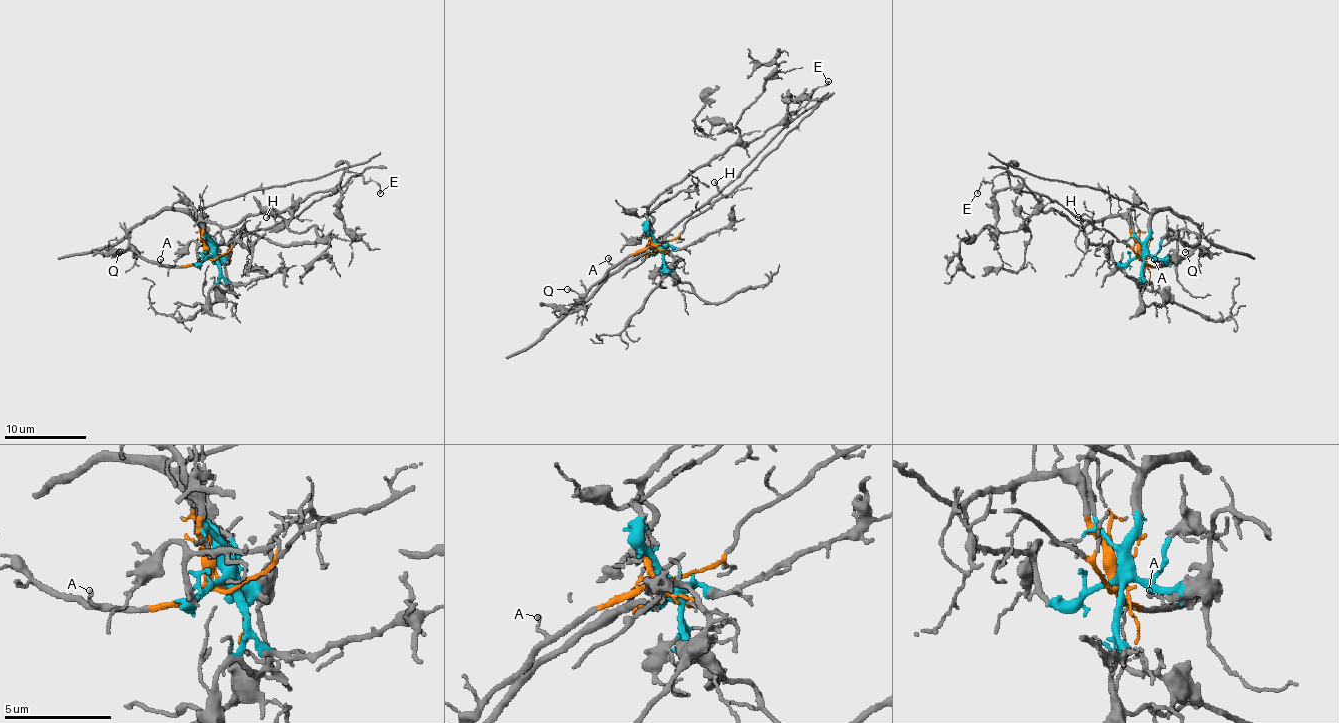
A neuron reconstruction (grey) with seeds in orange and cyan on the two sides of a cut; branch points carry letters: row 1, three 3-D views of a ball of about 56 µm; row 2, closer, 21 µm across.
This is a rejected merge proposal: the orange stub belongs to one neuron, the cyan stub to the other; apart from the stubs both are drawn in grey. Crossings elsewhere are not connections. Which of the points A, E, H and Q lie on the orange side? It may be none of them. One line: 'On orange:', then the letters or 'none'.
On orange: A, E, H, Q

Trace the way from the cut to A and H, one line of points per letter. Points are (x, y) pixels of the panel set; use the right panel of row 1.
A: (1141, 256), (1151, 267), (1160, 267), (1162, 265), (1153, 259)
H: (1141, 256), (1139, 259), (1106, 230), (1098, 230), (1086, 214), (1078, 218)

